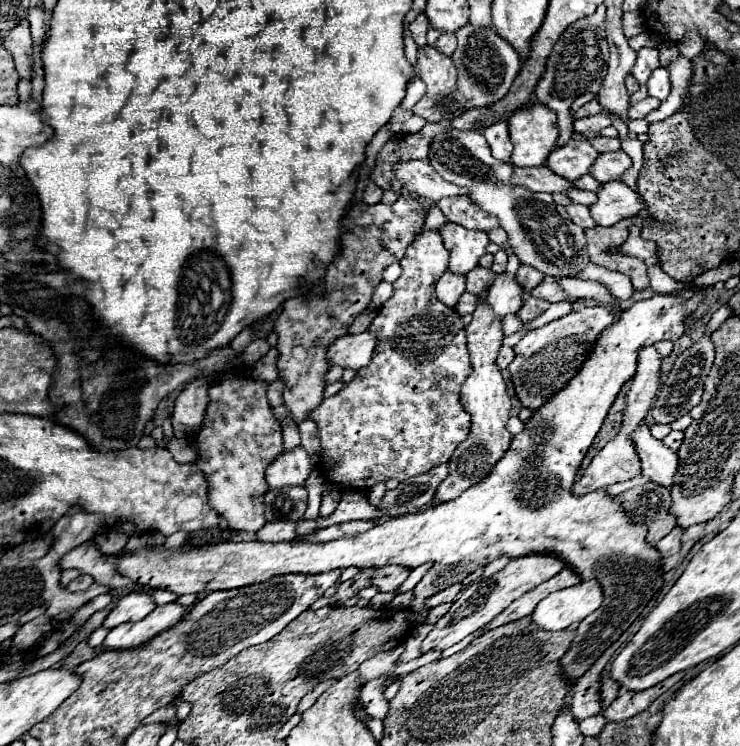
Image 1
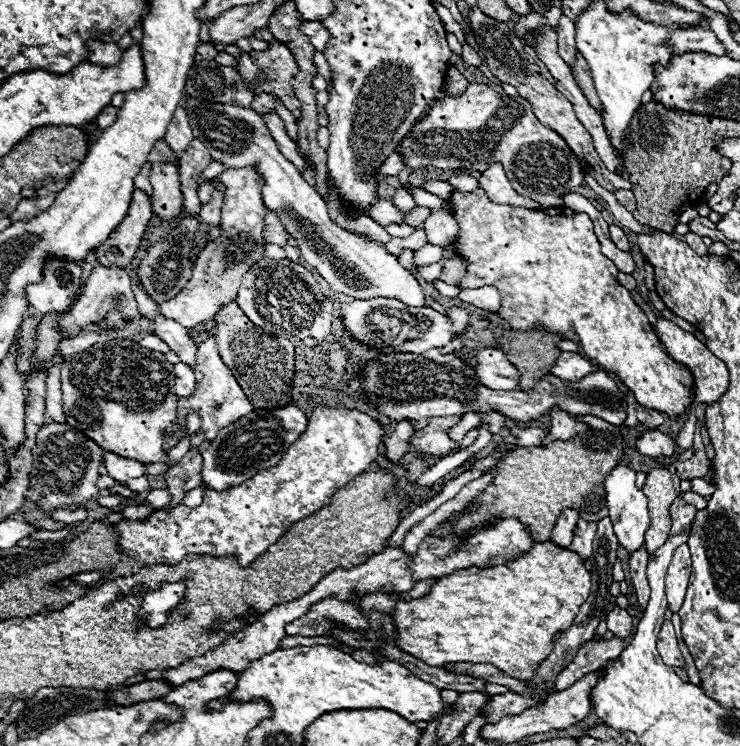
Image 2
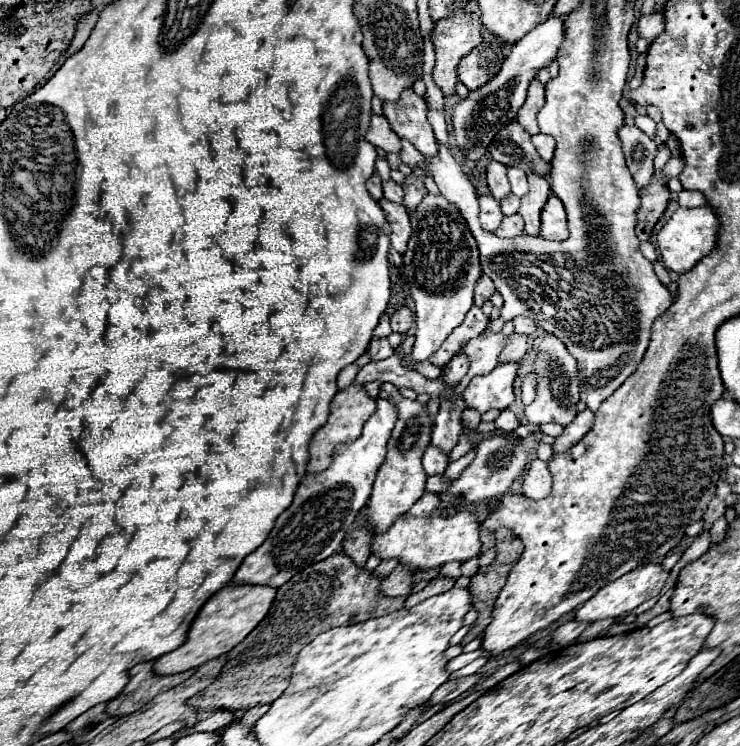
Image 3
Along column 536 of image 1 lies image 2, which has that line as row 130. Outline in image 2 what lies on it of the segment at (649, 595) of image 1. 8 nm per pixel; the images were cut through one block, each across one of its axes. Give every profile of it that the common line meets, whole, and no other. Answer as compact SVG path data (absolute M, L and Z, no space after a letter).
M468 84L468 88L460 96L444 96L440 100L434 100L430 104L430 110L426 112L426 116L420 122L416 122L412 126L412 130L402 138L396 152L406 162L404 170L398 174L398 180L402 184L406 184L408 176L414 170L426 168L426 166L434 166L440 170L466 168L466 170L484 172L492 162L500 162L506 168L510 184L516 188L516 192L544 204L546 208L550 206L548 202L552 202L552 198L558 204L560 196L568 194L576 186L582 186L582 182L584 182L584 174L578 164L578 158L572 154L568 144L562 140L562 136L558 136L556 132L550 132L550 128L542 126L536 120L532 108L530 108L530 102L522 100L520 96L518 98L500 96L486 84Z

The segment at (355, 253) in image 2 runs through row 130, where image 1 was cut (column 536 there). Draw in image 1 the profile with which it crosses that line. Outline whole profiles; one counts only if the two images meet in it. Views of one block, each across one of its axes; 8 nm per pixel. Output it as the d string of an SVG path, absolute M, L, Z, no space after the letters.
M444 130L430 144L430 164L448 182L466 186L472 200L488 214L496 214L500 226L508 232L508 244L516 250L522 264L540 270L552 278L574 278L590 262L584 230L568 218L564 206L552 200L552 194L530 192L512 186L512 164L504 164L490 154L486 138L478 130Z

